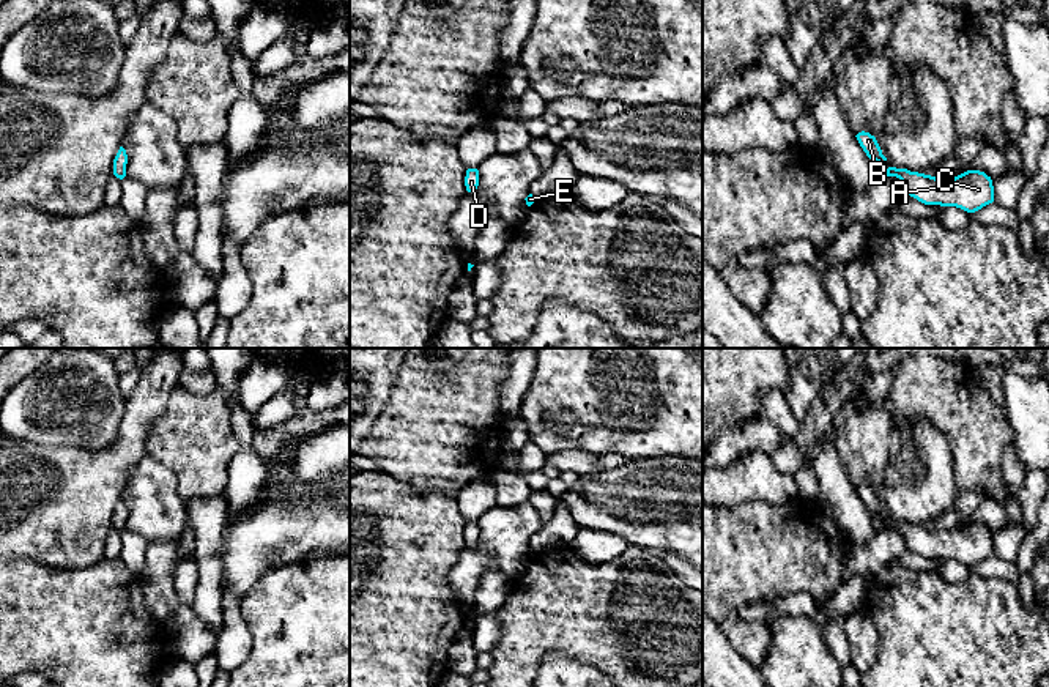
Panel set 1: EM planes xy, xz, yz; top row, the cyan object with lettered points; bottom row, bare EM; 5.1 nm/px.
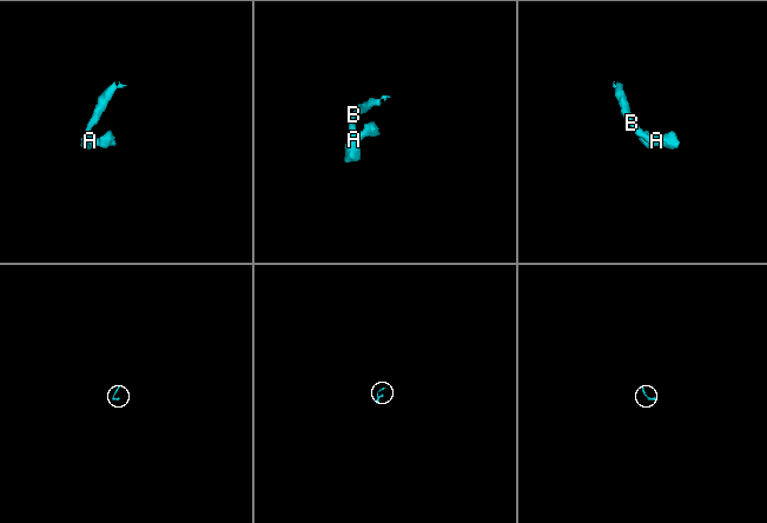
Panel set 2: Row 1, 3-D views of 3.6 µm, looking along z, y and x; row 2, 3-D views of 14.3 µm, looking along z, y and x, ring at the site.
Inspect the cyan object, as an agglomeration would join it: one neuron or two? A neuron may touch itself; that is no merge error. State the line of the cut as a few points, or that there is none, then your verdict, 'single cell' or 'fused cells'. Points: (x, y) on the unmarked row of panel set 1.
no cut | single cell

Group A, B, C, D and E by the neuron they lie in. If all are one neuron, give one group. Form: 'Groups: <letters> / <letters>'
Groups: A B C D E

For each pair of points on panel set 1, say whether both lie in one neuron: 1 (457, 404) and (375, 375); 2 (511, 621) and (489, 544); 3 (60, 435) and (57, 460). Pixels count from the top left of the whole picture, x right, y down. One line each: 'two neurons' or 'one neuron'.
1: two neurons
2: two neurons
3: two neurons

